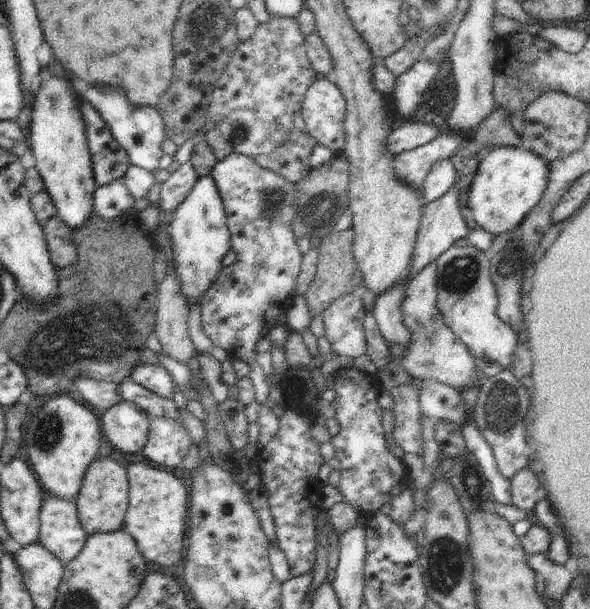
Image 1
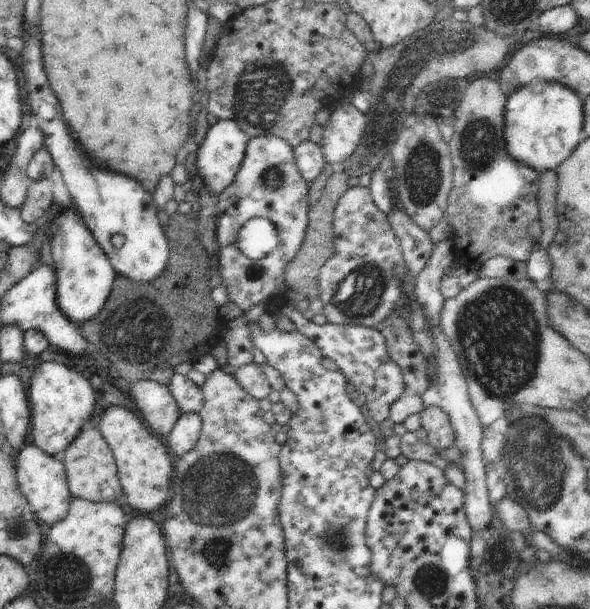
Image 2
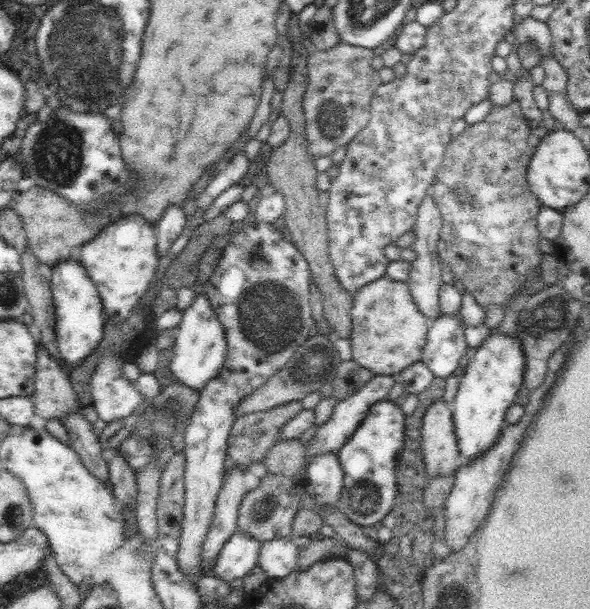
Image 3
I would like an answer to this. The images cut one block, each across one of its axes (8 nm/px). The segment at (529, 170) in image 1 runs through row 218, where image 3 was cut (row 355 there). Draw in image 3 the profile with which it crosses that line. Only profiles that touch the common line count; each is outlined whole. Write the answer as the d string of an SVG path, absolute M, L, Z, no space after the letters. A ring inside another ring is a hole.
M494 329L484 345L476 349L474 357L465 360L461 368L458 391L451 407L459 454L476 460L486 452L501 435L508 408L516 400L523 384L525 352L518 335L506 337Z

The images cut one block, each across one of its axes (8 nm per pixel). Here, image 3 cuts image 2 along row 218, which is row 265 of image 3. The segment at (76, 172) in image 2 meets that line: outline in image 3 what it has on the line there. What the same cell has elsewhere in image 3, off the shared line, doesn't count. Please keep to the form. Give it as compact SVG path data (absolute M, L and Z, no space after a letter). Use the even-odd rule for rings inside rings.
M126 216L126 218L118 220L114 232L112 232L112 224L108 224L92 242L82 246L79 262L98 289L105 320L120 322L128 318L131 310L140 303L142 296L147 292L148 286L156 276L158 257L155 226L146 222L142 216Z

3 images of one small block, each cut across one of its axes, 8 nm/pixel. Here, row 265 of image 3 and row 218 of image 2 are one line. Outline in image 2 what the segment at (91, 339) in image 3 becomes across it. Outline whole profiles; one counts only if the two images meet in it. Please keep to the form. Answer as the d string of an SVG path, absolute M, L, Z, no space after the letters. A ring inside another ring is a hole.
M63 208L61 214L52 220L49 230L57 279L57 308L74 325L84 324L84 322L92 320L96 314L100 314L100 310L104 309L104 304L107 303L108 296L111 296L112 288L114 287L117 276L116 272L111 266L110 260L106 257L106 254L92 237L90 230L79 216L76 208Z

